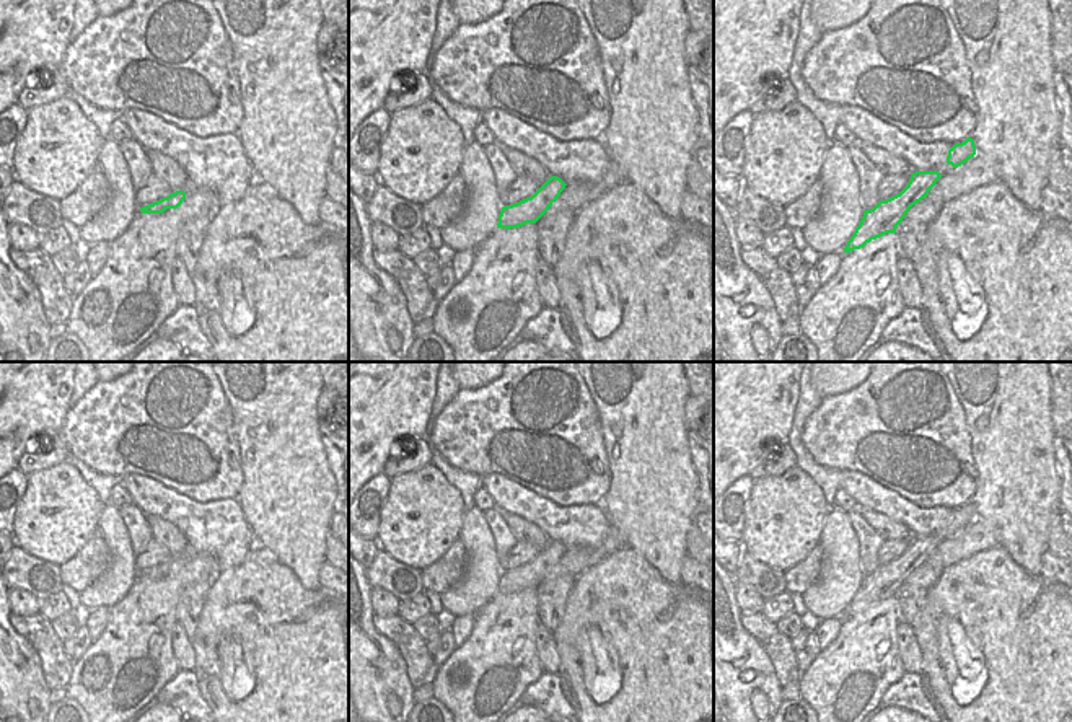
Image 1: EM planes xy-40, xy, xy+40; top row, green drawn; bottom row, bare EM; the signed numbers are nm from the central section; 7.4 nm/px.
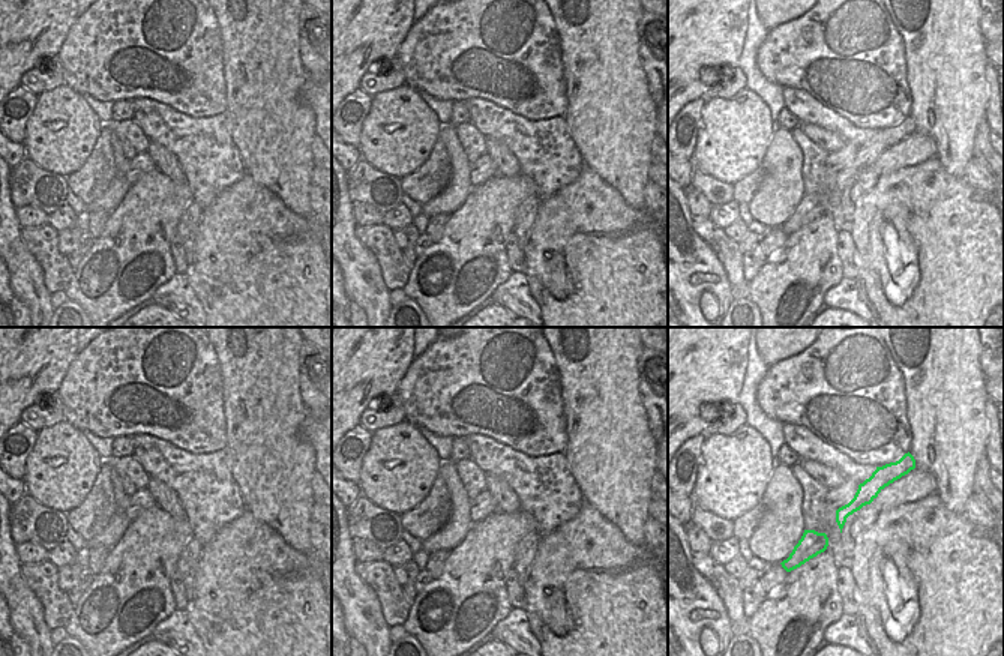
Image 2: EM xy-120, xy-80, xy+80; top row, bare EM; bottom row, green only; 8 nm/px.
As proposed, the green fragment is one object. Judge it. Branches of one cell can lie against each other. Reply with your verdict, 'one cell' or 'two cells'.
one cell

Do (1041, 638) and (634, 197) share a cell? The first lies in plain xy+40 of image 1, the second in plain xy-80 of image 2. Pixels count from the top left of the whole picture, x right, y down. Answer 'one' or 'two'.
two

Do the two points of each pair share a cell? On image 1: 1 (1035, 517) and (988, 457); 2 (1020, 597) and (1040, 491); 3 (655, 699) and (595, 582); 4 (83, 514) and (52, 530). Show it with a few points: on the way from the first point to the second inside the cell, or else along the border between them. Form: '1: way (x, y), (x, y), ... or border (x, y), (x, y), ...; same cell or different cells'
1: way (1020, 502), (1017, 499), (1017, 486), (1002, 471); same cell
2: border (997, 543), (1022, 567), (1040, 576); different cells
3: way (655, 670), (655, 646), (624, 611); same cell
4: way (75, 514), (69, 514), (61, 522); same cell

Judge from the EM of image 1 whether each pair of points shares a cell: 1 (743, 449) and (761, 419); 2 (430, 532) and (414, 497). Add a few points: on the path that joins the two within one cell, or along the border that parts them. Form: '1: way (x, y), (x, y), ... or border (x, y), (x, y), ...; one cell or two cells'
1: way (743, 442), (743, 437), (755, 426); one cell
2: way (422, 523), (421, 506); one cell

